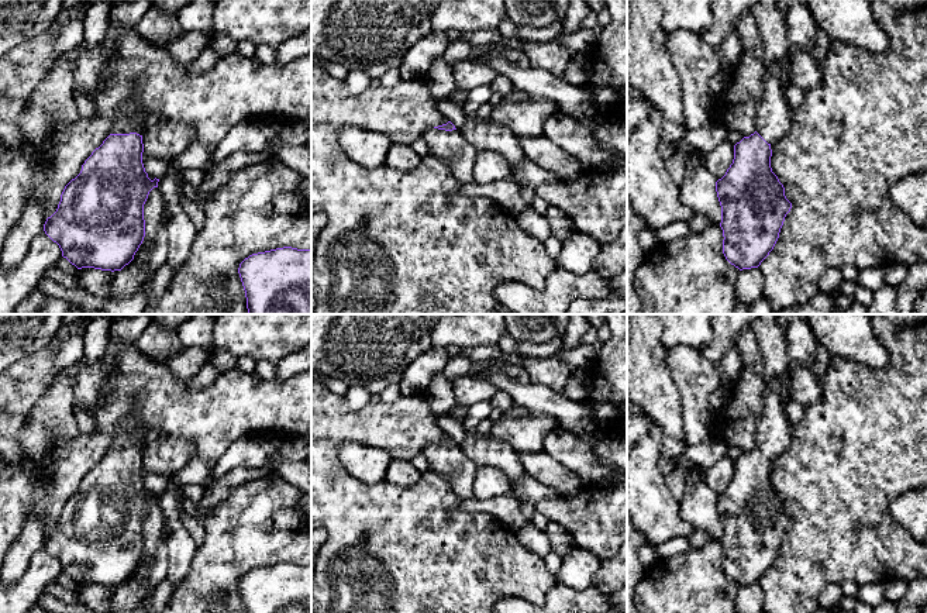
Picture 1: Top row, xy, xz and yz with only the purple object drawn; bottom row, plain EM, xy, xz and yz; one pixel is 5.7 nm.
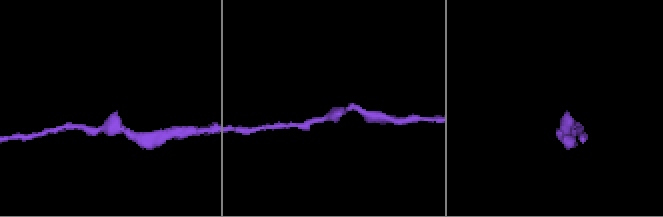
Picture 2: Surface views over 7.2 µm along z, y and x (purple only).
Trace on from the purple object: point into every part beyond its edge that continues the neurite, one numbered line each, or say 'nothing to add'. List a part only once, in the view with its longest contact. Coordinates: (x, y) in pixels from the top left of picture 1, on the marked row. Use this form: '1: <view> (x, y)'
1: xy (130, 119)

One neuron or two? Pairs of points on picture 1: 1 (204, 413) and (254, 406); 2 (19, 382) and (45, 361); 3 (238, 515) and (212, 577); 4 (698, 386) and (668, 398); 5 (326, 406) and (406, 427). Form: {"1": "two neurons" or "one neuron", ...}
{"1": "one neuron", "2": "one neuron", "3": "one neuron", "4": "two neurons", "5": "one neuron"}

